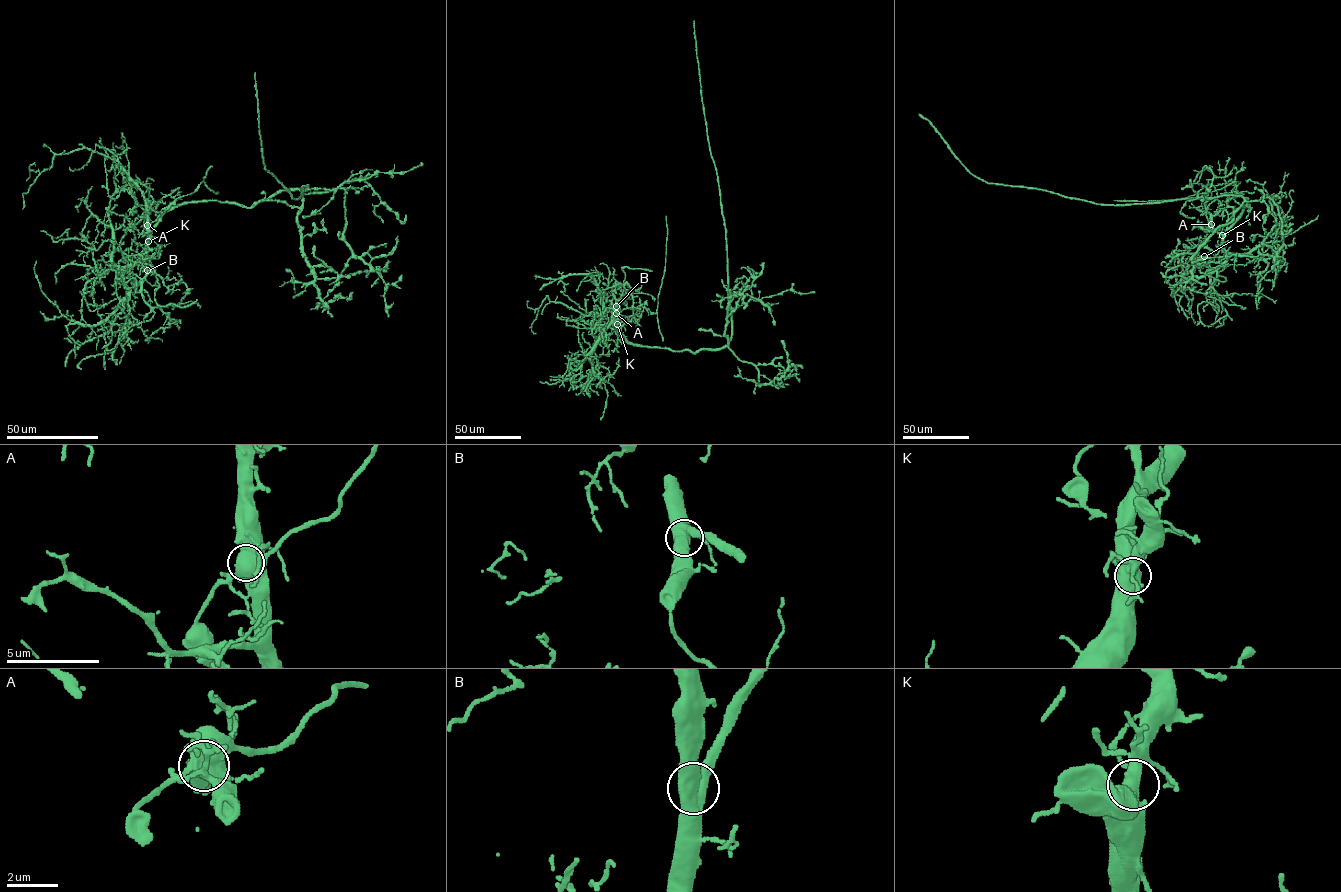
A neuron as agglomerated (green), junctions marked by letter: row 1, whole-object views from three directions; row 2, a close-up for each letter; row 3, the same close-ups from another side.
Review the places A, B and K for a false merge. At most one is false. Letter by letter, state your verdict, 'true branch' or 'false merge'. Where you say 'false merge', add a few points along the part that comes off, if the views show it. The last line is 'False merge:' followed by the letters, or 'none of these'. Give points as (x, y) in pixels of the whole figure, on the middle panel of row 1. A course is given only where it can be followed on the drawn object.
A: false merge; course (616, 313), (638, 306), (656, 312), (665, 268), (666, 215)
B: true branch
K: true branch
False merge: A

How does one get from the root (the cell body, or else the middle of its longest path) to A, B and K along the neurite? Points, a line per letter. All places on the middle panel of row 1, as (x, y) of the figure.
A: (732, 327), (730, 341), (720, 348), (695, 352), (673, 351), (632, 345), (617, 329), (616, 313)
B: (732, 327), (730, 341), (719, 348), (693, 352), (635, 346), (617, 330), (612, 321), (616, 306)
K: (732, 327), (731, 338), (726, 345), (693, 352), (632, 345), (617, 329), (617, 324)

